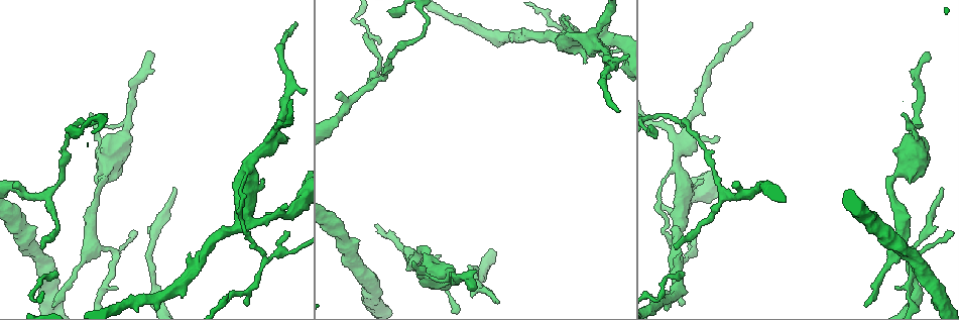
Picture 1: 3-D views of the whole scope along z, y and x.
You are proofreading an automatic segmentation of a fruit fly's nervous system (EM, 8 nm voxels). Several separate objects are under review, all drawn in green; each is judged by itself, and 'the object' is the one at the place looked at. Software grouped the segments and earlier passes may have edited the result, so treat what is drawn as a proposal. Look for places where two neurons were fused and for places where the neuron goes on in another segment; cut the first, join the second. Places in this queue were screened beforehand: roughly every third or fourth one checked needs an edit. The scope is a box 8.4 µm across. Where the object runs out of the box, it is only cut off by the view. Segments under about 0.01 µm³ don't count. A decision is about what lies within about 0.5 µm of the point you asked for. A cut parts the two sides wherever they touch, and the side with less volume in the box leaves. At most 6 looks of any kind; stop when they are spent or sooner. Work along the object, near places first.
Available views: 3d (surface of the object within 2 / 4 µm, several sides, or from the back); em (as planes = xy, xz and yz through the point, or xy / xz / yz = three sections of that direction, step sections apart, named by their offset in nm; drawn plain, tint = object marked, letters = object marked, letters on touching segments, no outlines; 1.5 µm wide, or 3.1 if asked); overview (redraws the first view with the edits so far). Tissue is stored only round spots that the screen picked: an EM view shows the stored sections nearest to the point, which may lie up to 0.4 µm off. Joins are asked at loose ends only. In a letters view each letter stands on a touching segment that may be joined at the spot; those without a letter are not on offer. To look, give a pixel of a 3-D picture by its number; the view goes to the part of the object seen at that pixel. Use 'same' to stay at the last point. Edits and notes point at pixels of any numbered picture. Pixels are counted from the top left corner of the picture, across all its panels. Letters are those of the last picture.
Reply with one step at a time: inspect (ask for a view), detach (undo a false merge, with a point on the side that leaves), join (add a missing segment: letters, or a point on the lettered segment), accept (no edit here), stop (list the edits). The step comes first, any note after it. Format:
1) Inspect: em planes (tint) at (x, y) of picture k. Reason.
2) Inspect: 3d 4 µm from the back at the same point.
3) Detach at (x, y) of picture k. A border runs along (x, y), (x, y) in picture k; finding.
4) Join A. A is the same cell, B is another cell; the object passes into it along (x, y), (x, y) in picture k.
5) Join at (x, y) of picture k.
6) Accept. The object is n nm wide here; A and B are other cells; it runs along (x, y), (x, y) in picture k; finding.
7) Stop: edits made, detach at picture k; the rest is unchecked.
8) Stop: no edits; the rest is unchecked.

Inspect: em planes (tint) at (146, 52) of picture 1. Branch stops here.

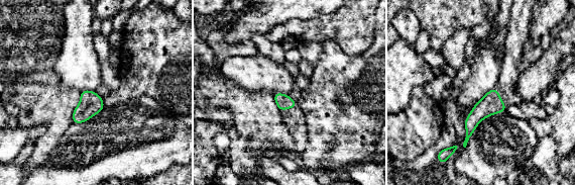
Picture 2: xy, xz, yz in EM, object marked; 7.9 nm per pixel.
Inspect: em planes (letters) at the same point.

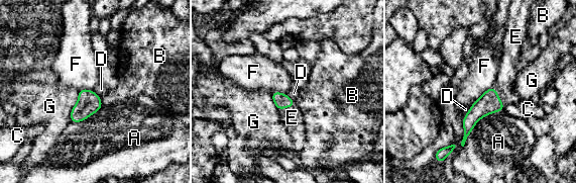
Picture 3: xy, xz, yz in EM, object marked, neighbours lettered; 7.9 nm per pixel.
Join E. E is the same cell, A, B, C, D, F and G are other cells; the object passes into it along (489, 102), (498, 97), (507, 72) in picture 3; the neuron continues.

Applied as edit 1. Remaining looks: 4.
Inspect: 3d 2 µm at (916, 295) of picture 1. Thick turns thin.

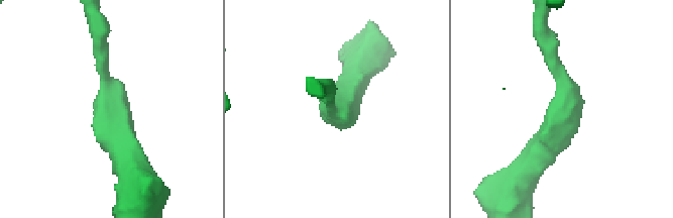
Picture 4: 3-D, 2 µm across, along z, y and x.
Inspect: em planes (plain) at (340, 110) of picture 4. Shape alone is not enough.

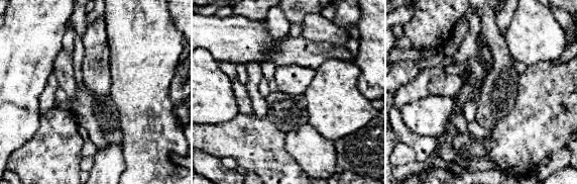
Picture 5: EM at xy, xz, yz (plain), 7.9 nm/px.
Inspect: em planes (letters) at the same point.

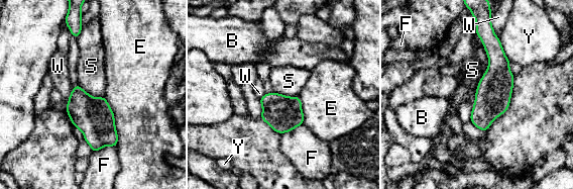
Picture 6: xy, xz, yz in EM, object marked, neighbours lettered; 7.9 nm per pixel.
Accept. The object is 60 nm wide here; B, E, F, S, W and Y are other cells; a border runs along (116, 147), (103, 146), (93, 153) in picture 6; one neuron here.

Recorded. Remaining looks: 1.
Inspect: em planes (letters) at (365, 33) of picture 1. Thin end.

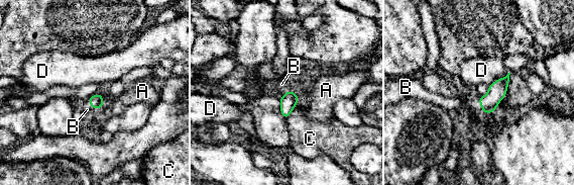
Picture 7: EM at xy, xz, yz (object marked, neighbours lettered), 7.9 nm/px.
Join B. B is the same cell, A, C and D are other cells; the object passes into it along (496, 92), (480, 105), (469, 106) in picture 7; it goes on there.

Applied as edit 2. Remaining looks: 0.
Stop: edits made, join at picture 3, join at picture 7; the rest is unchecked.

